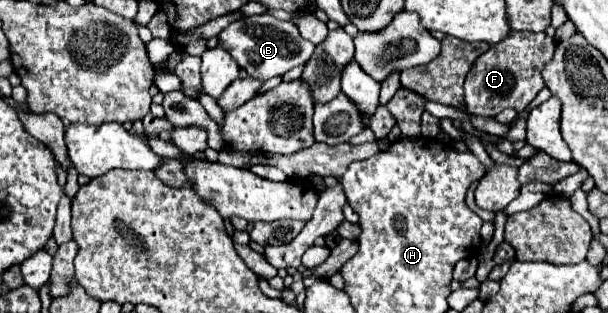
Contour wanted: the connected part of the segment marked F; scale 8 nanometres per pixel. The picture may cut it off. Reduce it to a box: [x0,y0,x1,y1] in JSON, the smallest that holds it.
[465,31,555,117]

